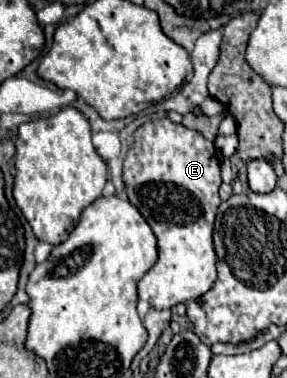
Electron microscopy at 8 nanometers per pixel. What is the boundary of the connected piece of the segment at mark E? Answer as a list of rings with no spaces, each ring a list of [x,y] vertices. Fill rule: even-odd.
[[[169,119],[149,121],[133,137],[135,145],[123,165],[127,199],[141,209],[159,245],[157,263],[139,281],[139,299],[149,301],[155,309],[171,309],[205,295],[217,281],[213,223],[221,203],[219,155],[213,141]]]

